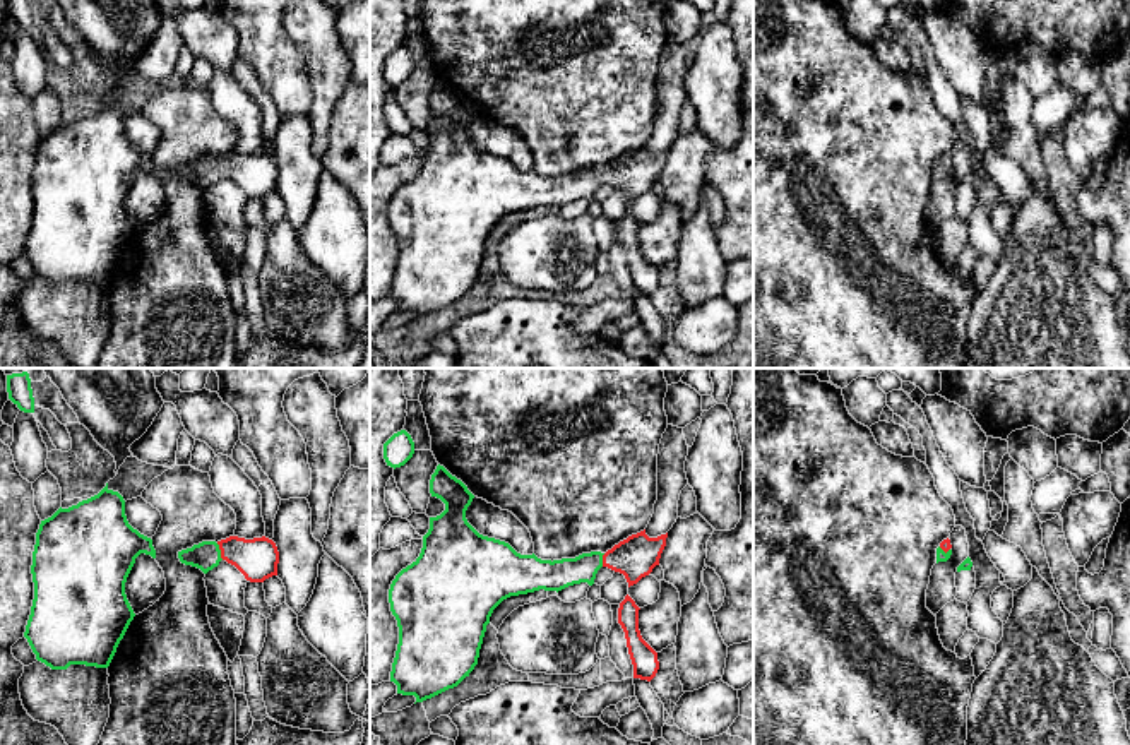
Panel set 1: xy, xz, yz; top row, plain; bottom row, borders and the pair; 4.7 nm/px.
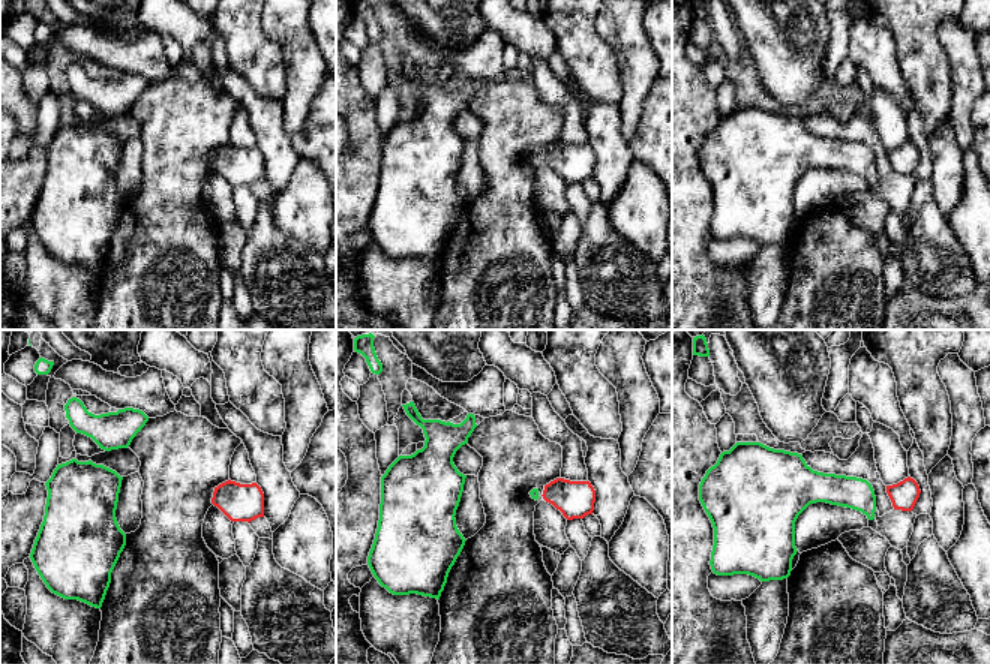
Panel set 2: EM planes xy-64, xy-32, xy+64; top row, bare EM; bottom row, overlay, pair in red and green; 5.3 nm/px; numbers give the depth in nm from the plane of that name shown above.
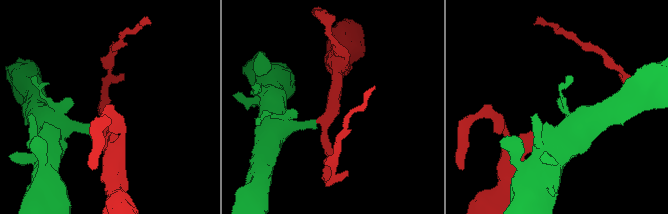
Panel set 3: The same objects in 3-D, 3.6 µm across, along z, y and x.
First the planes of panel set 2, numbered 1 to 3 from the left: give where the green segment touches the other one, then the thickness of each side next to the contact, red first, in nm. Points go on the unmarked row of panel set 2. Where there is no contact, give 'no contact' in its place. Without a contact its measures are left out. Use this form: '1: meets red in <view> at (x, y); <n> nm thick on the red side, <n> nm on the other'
1: no contact
2: no contact
3: no contact

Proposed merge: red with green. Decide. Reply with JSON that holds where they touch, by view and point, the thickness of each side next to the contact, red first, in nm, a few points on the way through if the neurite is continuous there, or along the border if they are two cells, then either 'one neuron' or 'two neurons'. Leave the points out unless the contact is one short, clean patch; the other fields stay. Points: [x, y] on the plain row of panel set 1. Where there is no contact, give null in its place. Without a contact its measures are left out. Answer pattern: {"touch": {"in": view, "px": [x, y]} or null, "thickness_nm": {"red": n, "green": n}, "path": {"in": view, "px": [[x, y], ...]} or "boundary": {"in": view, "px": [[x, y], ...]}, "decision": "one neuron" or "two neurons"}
{"touch": {"in": "xy", "px": [221, 168]}, "thickness_nm": {"red": 200, "green": 140}, "path": {"in": "xy", "px": [[257, 175], [240, 168], [221, 168], [206, 172]]}, "decision": "one neuron"}

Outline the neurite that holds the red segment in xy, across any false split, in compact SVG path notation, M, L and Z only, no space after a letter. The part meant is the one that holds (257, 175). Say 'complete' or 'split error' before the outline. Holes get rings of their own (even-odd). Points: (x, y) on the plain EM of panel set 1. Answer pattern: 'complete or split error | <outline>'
split error | M229 152L221 158L202 158L192 164L178 168L185 182L200 185L204 190L219 182L221 176L235 182L247 197L264 199L277 192L279 168L272 156L262 152L245 156Z

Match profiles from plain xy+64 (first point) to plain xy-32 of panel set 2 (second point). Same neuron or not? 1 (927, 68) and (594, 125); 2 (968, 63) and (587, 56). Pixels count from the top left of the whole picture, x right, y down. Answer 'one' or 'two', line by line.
1: two
2: two

